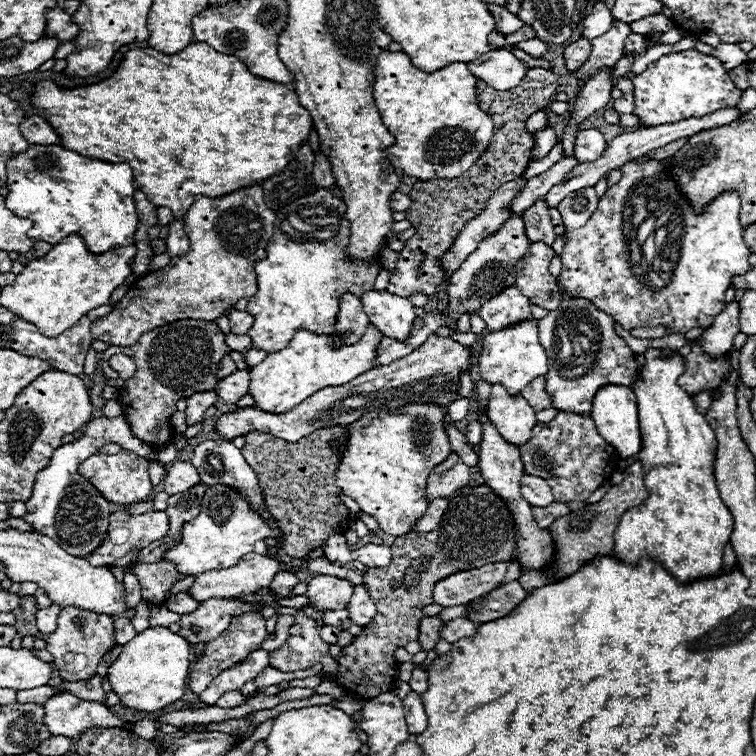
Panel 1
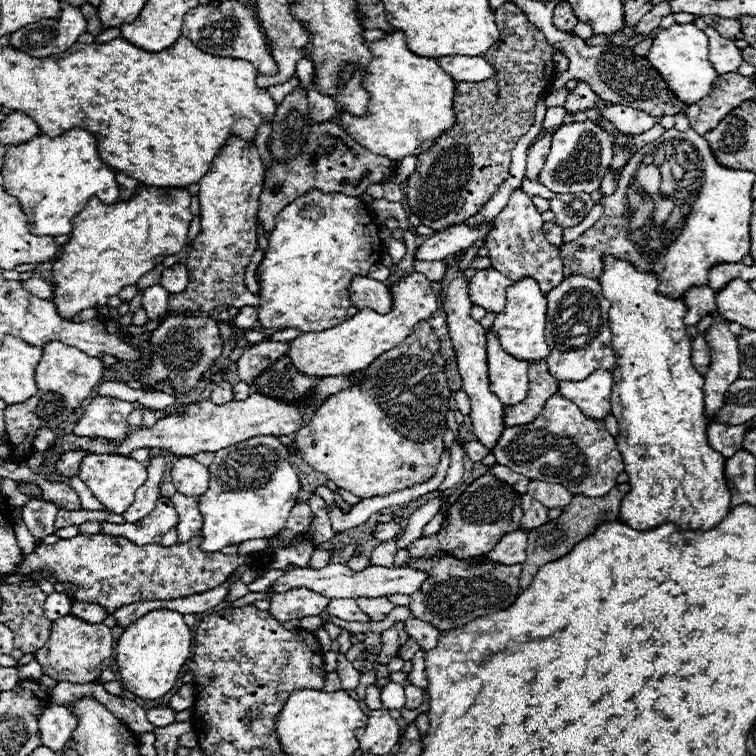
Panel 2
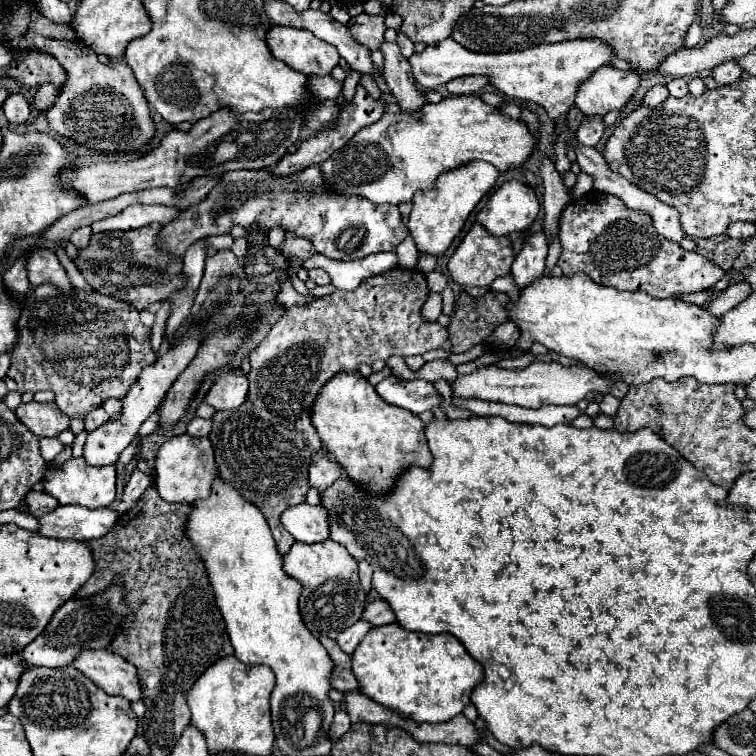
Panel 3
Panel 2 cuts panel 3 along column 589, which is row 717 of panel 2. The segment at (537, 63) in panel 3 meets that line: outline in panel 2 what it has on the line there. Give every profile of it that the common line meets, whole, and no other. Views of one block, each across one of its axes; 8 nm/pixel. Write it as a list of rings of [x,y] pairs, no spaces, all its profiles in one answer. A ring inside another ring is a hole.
[[[50,704],[38,718],[42,746],[48,746],[50,750],[60,752],[68,744],[72,732],[76,730],[76,724],[78,724],[78,718],[74,716],[72,710],[68,710],[66,706]]]

